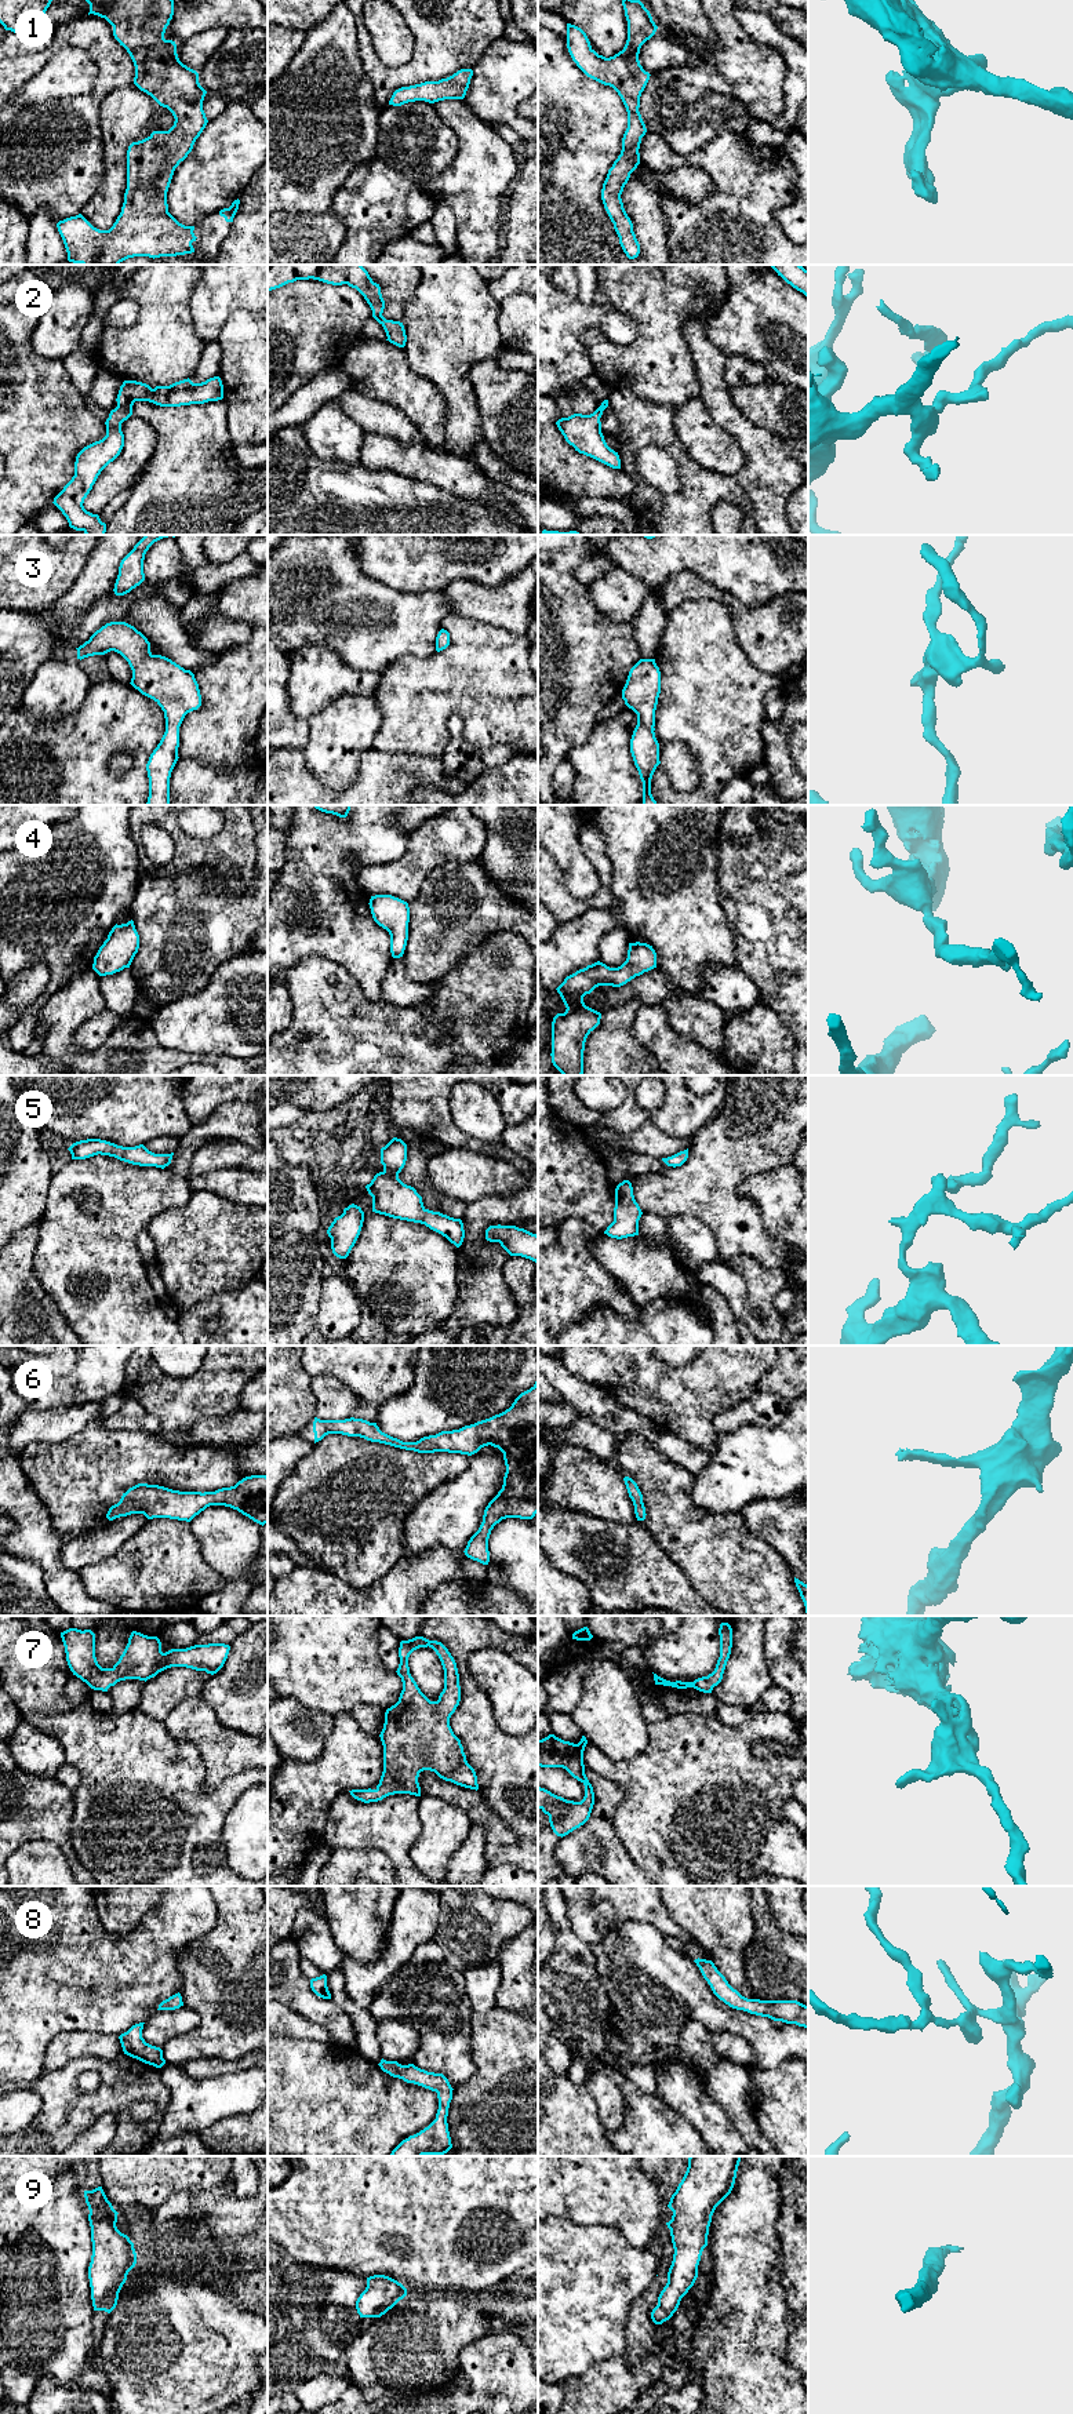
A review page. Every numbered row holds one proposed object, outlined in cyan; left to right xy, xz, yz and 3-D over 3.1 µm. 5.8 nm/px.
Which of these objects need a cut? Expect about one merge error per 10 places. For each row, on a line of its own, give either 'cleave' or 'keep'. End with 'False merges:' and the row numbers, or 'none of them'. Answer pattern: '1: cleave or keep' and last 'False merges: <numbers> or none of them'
1: keep
2: keep
3: keep
4: keep
5: keep
6: keep
7: keep
8: keep
9: keep
False merges: none of them

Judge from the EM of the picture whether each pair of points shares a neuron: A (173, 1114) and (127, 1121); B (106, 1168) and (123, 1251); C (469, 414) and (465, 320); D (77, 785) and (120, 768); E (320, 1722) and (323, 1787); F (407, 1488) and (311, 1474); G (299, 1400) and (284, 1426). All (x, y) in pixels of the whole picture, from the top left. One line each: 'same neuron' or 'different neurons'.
A: same neuron
B: same neuron
C: same neuron
D: different neurons
E: different neurons
F: same neuron
G: same neuron

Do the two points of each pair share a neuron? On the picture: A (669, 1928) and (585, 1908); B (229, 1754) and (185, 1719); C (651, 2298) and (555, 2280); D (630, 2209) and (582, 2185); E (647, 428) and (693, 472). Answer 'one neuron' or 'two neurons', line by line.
A: one neuron
B: one neuron
C: two neurons
D: one neuron
E: one neuron

